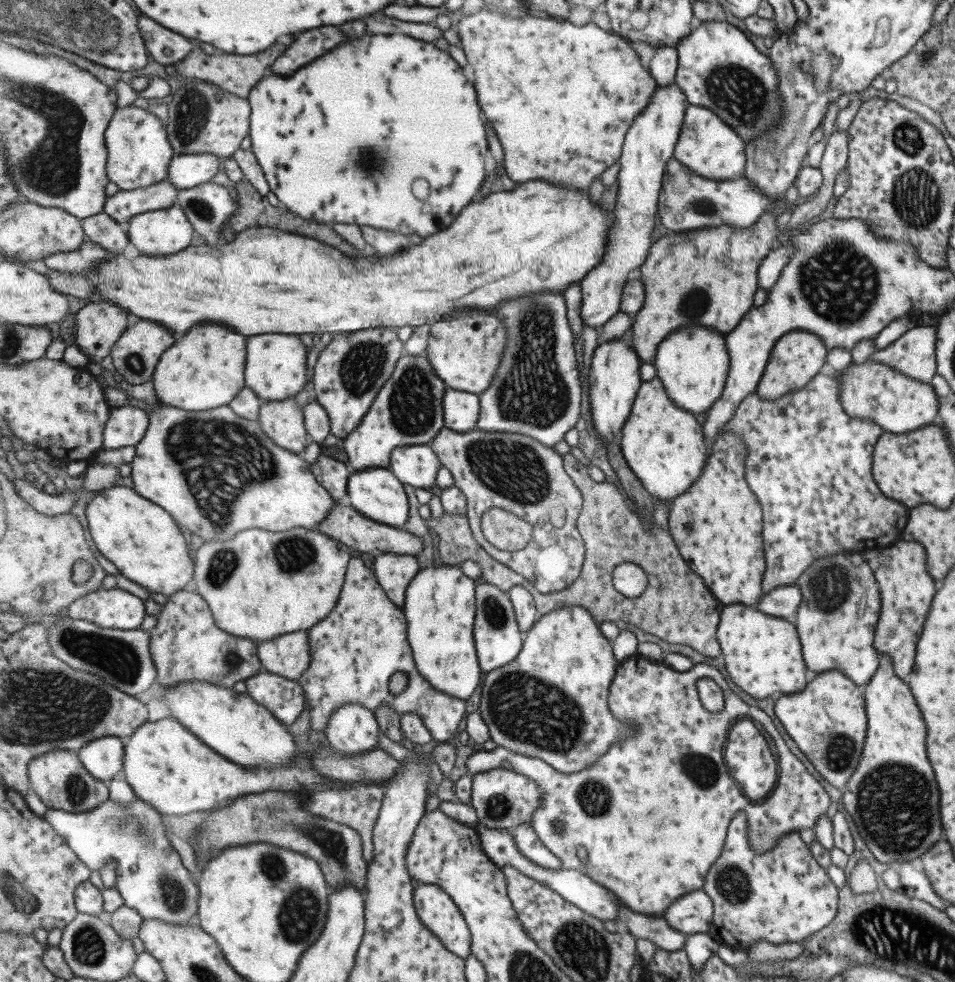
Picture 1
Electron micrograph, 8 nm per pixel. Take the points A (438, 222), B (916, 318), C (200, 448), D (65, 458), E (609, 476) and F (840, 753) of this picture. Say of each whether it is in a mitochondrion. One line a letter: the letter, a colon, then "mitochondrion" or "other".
A: other
B: other
C: mitochondrion
D: other
E: other
F: mitochondrion

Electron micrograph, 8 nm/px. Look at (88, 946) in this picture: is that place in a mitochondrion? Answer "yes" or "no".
yes

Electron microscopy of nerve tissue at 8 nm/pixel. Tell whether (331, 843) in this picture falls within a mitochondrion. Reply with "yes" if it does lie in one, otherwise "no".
yes

